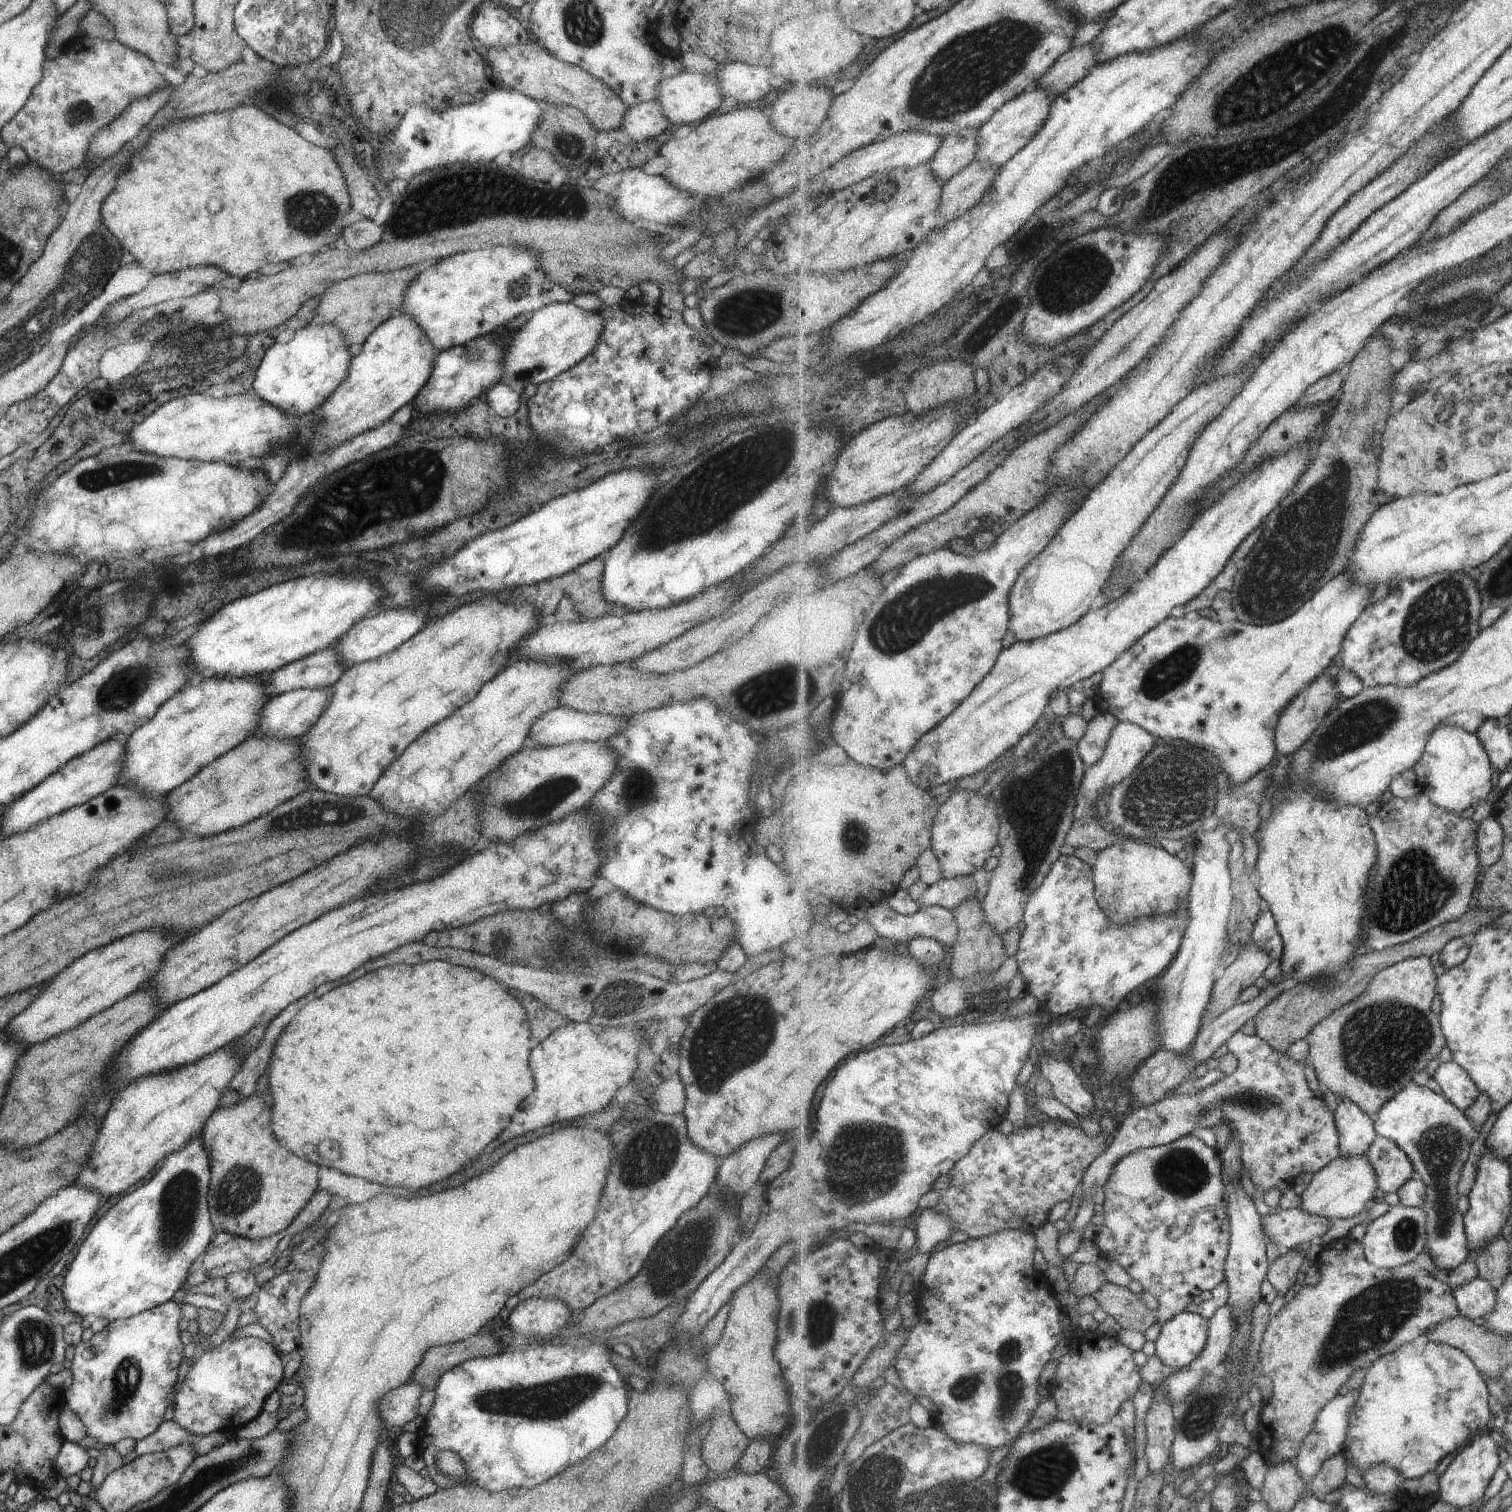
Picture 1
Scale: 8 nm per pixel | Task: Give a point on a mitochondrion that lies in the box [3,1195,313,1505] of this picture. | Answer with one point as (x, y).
(35, 1340)

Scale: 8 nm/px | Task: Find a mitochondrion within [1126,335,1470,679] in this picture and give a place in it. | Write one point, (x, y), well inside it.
(1301, 542)

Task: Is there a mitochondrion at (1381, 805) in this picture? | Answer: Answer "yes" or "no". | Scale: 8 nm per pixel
no

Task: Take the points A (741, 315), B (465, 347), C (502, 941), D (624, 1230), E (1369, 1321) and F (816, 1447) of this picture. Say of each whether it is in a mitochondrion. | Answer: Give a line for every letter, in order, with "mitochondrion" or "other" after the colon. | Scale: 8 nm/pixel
A: mitochondrion
B: other
C: other
D: other
E: mitochondrion
F: mitochondrion

